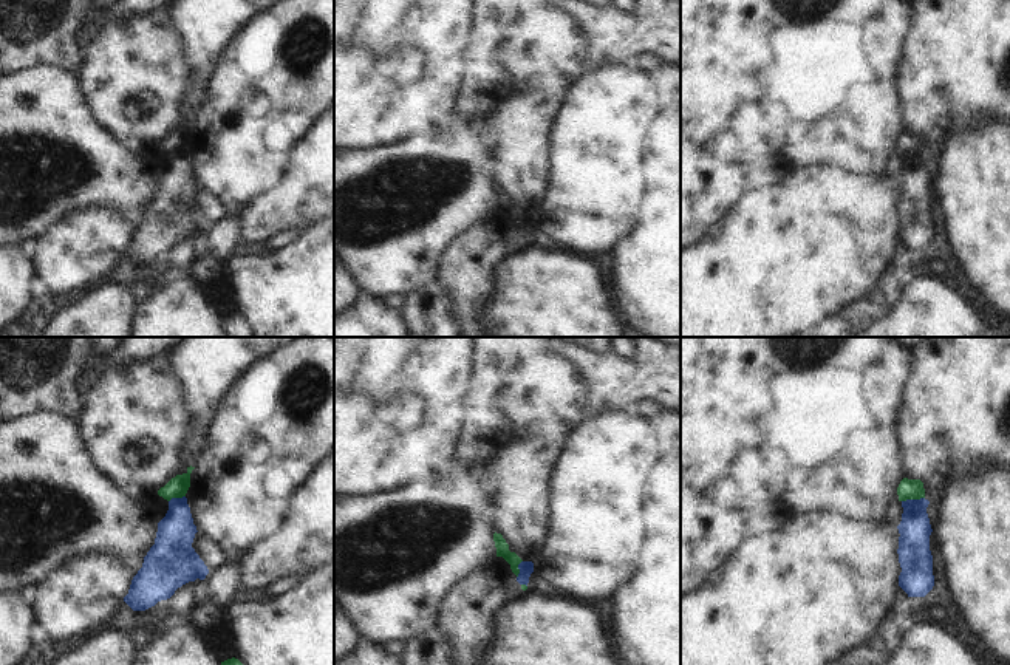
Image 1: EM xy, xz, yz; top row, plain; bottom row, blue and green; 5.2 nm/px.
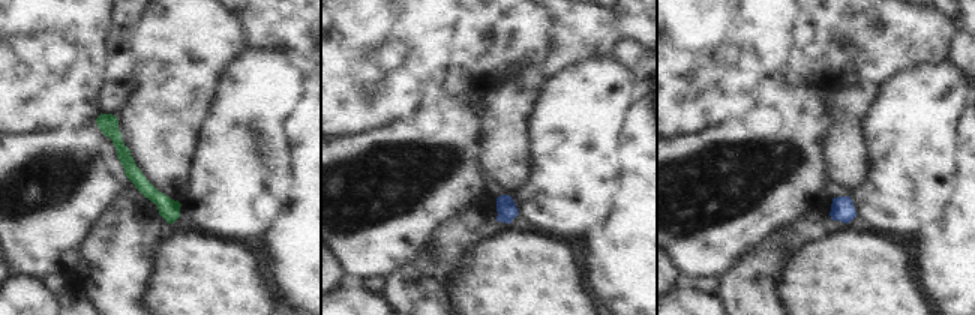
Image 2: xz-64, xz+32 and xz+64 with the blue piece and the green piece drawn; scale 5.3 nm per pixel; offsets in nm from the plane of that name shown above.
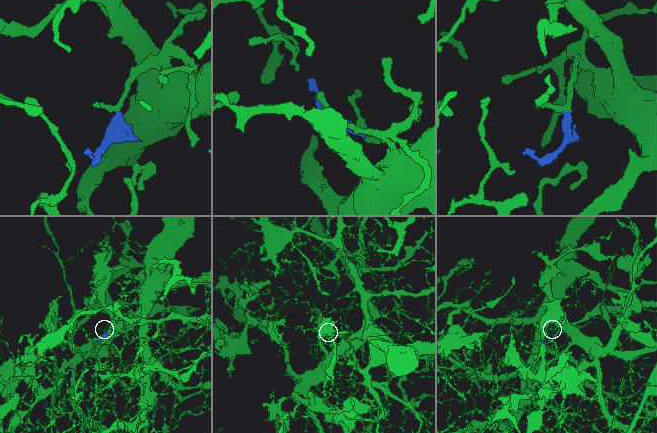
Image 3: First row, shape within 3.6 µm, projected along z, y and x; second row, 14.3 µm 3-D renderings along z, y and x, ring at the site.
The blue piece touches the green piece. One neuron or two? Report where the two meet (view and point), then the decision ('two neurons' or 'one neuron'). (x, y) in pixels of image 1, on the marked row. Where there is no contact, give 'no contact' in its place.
yz (913, 500) | two neurons

